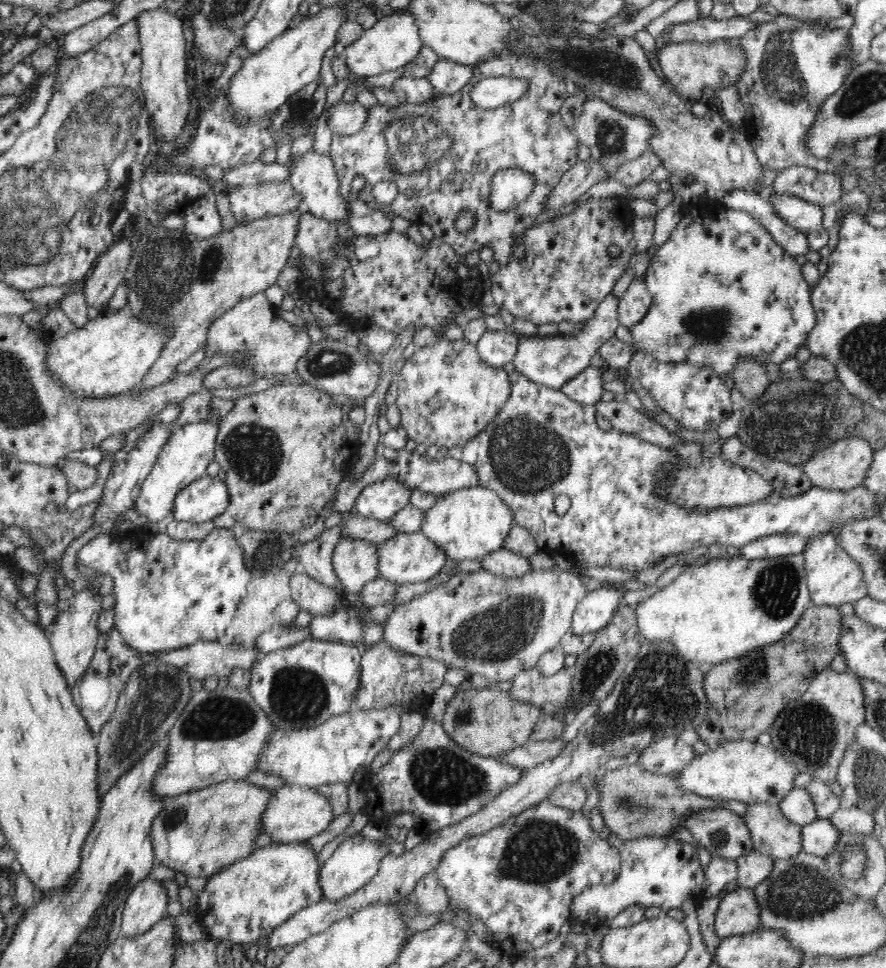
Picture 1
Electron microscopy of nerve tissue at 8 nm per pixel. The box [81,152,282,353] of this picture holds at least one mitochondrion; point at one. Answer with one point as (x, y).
(165, 273)

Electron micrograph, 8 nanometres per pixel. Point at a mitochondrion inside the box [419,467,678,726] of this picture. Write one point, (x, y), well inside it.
(495, 635)

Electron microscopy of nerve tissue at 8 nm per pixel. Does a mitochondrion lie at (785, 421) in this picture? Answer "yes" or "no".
yes

